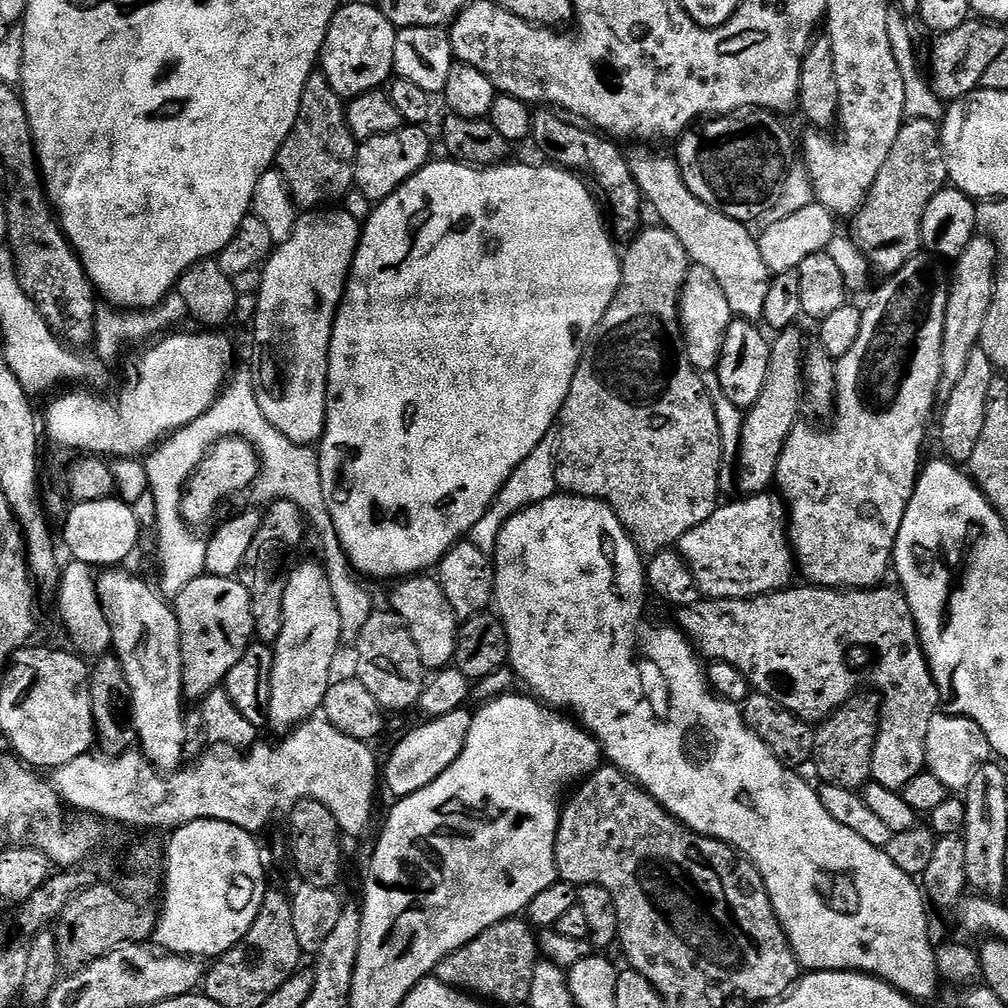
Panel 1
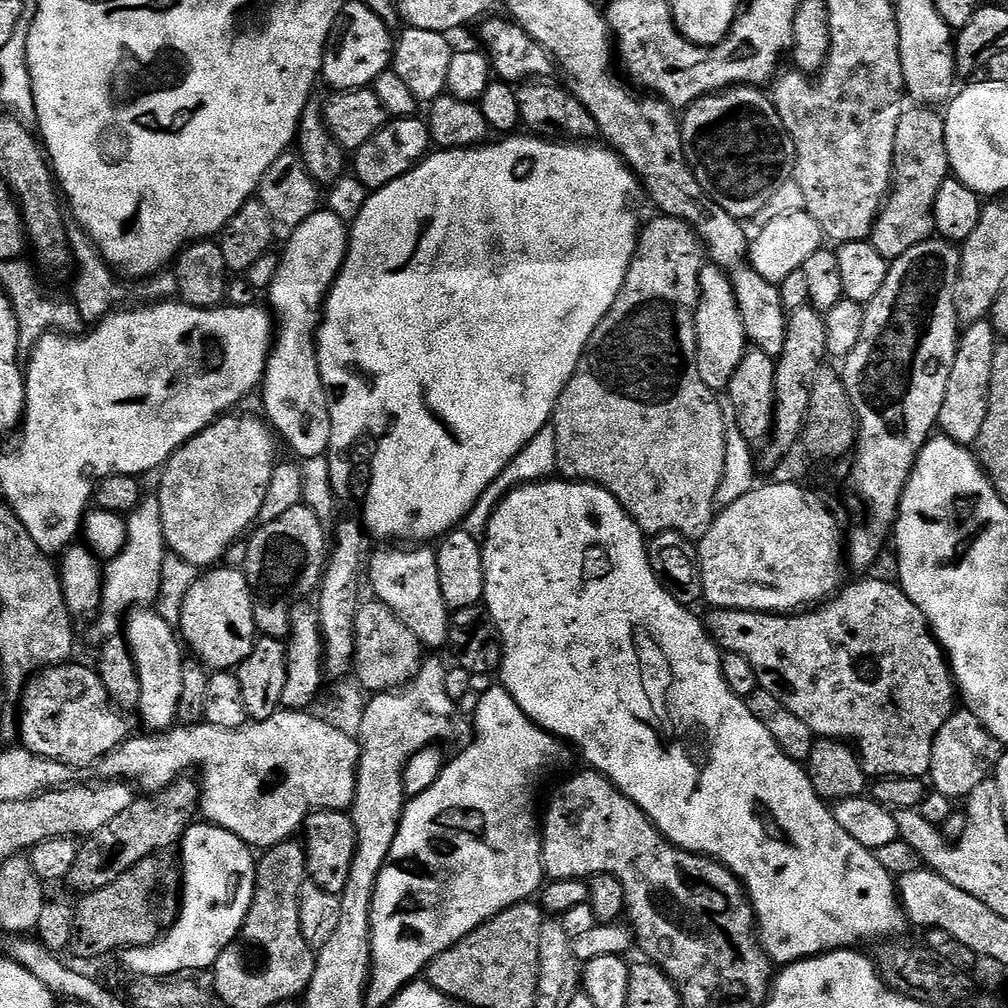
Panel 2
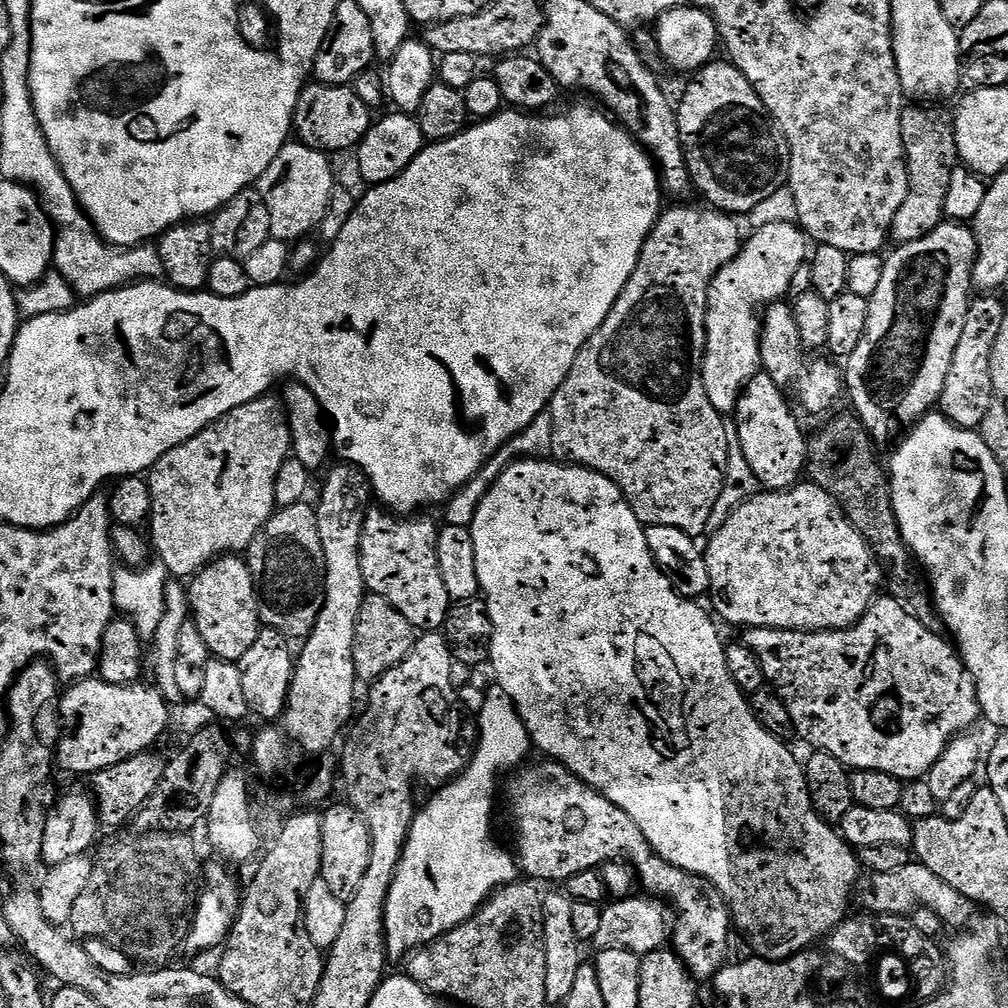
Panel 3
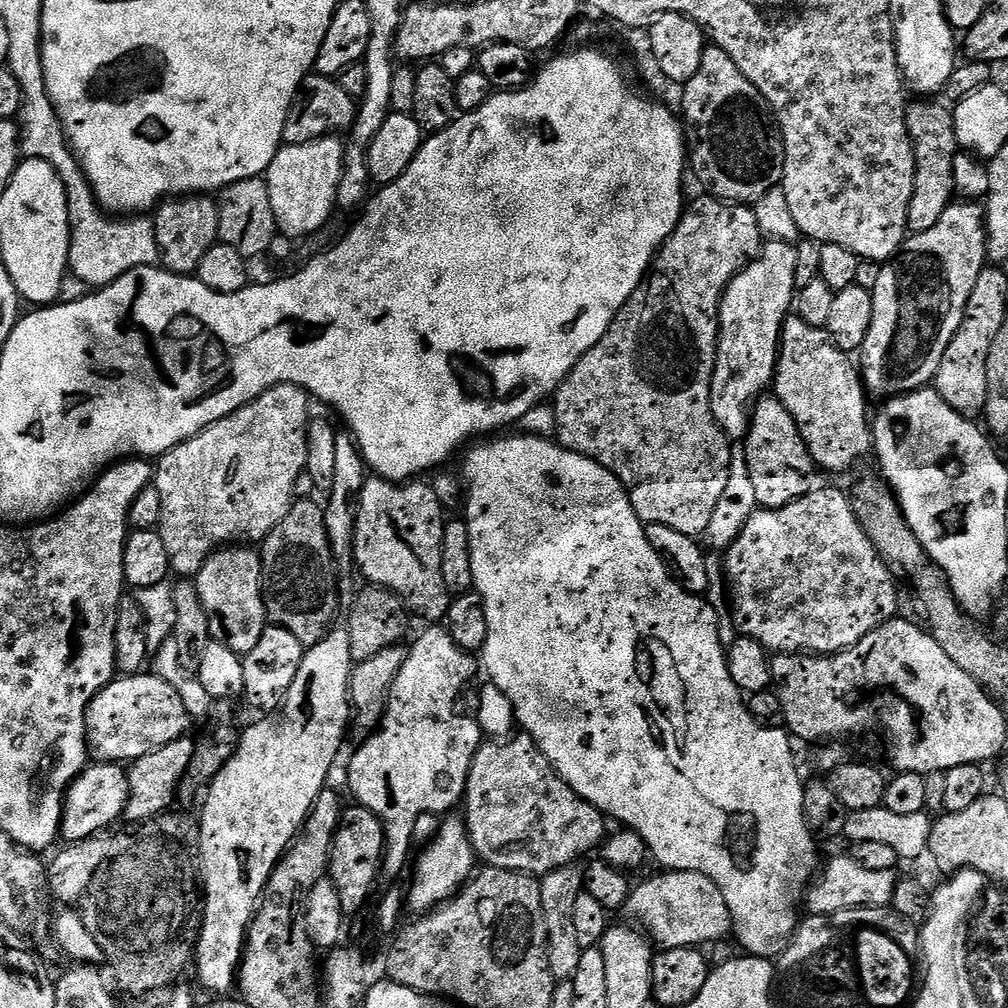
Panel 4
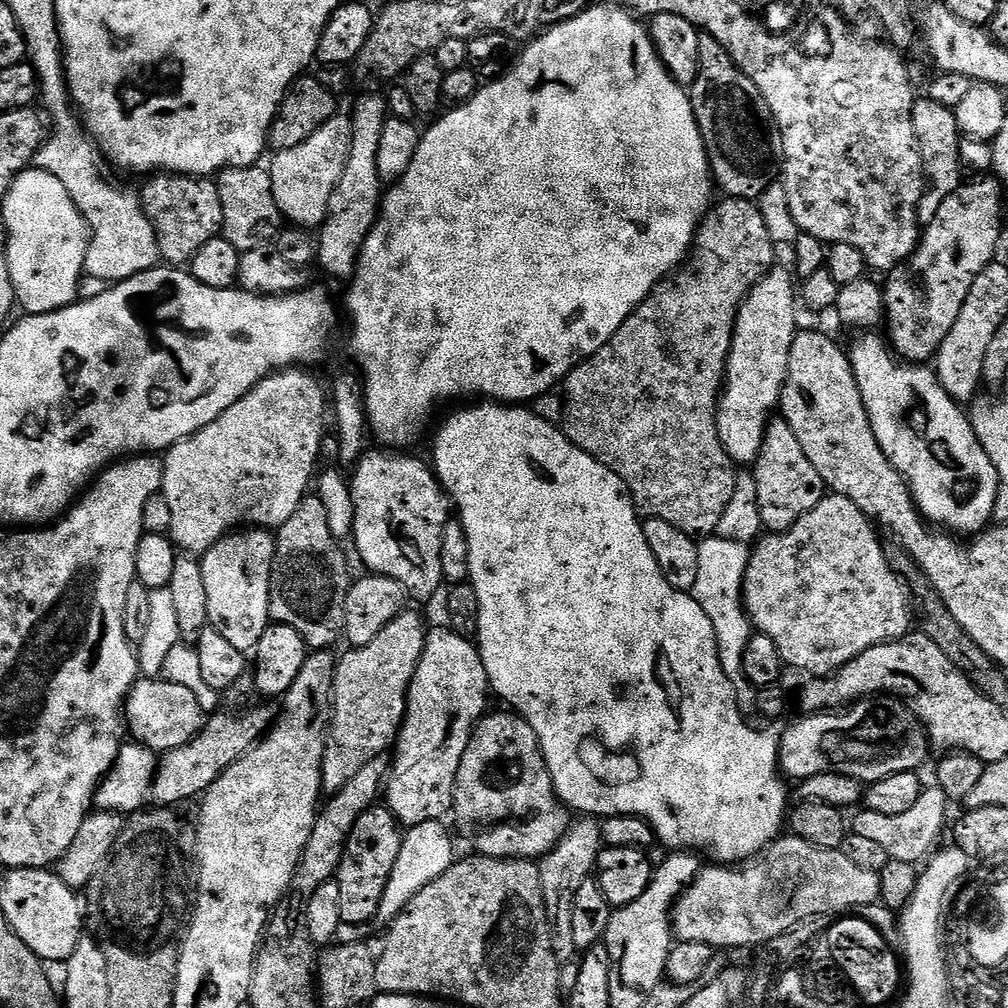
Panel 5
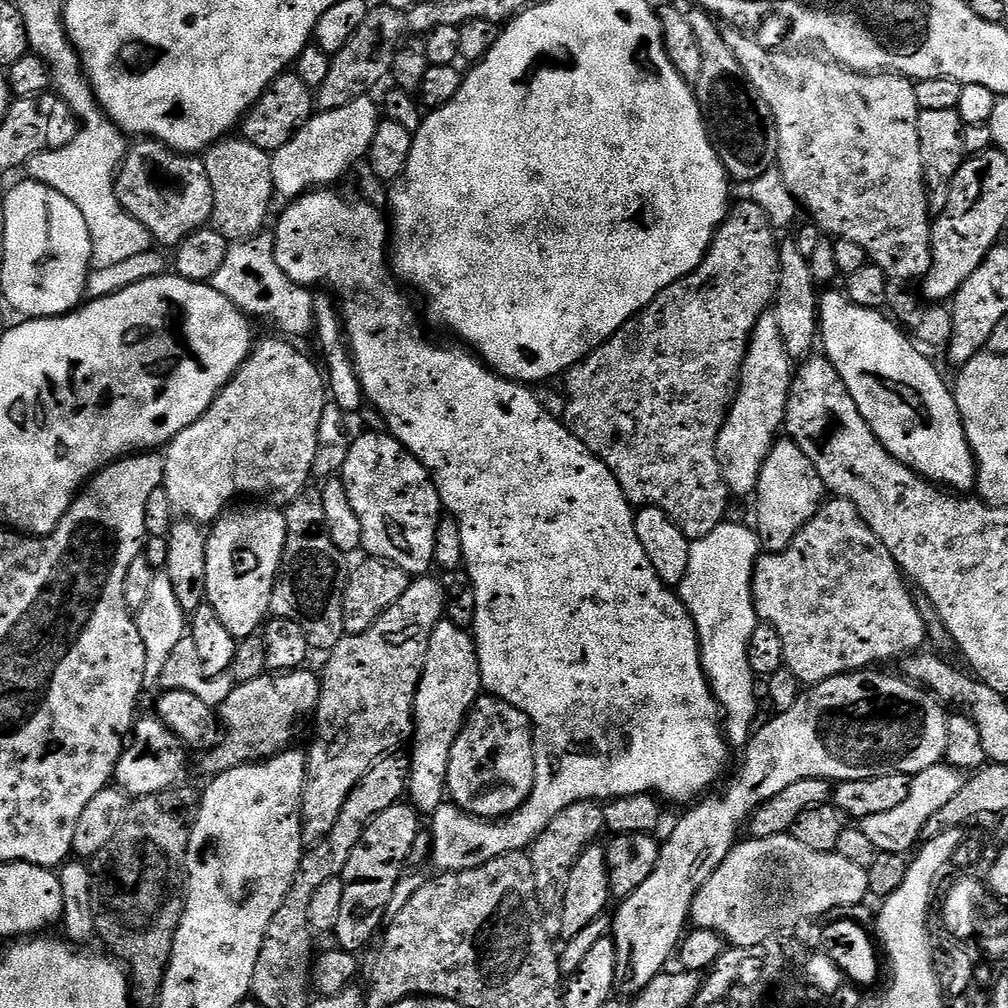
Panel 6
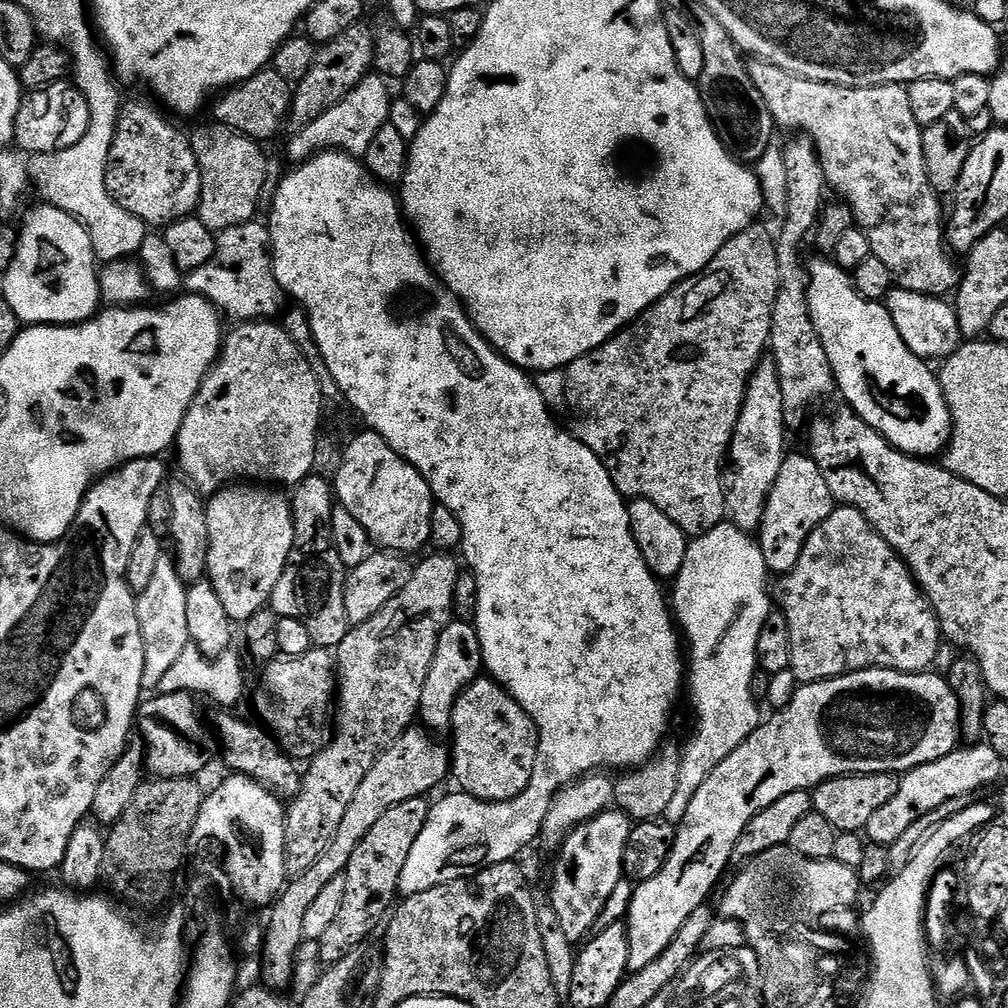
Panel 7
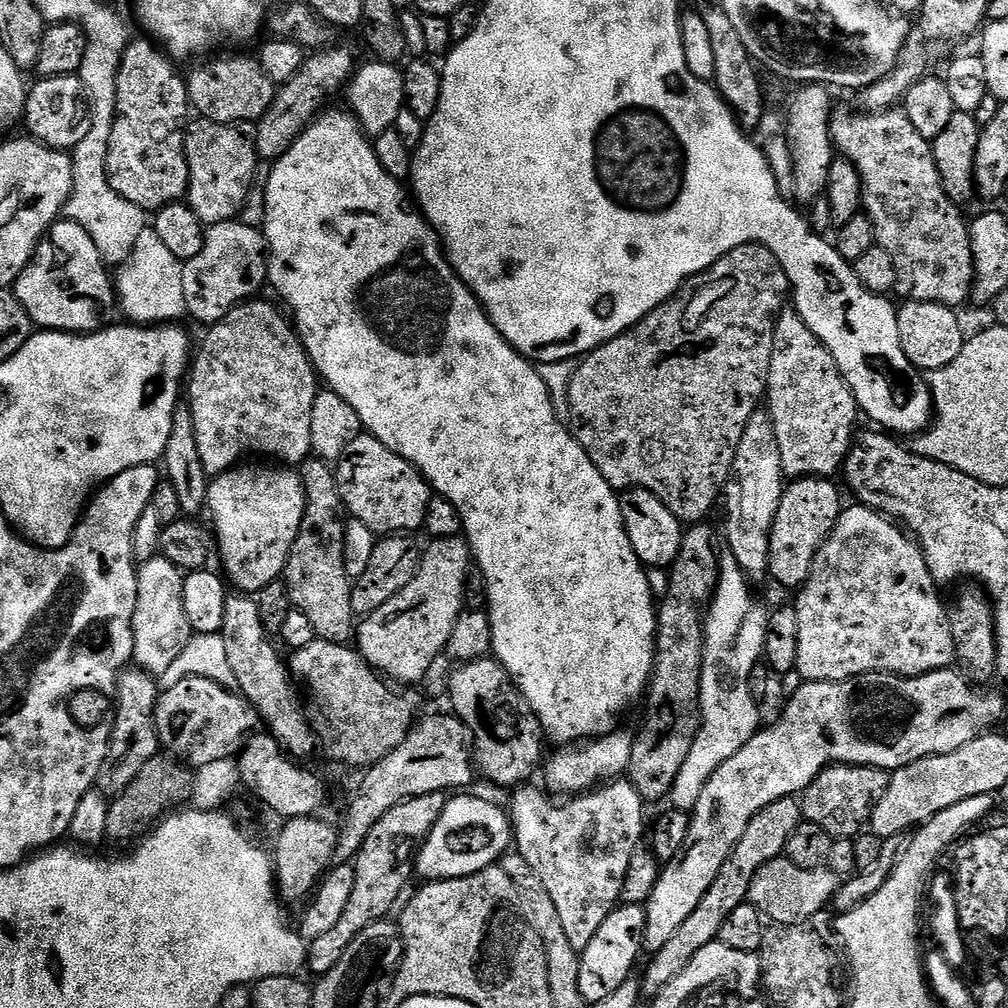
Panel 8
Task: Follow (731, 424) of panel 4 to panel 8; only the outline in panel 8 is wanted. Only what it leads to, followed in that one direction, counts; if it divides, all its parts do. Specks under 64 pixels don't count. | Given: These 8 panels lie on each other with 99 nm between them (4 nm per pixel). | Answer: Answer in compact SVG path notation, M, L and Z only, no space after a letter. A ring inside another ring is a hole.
M758 410L750 418L746 430L740 439L740 445L736 451L736 460L732 464L732 473L722 492L722 508L728 513L724 516L724 536L728 539L727 555L733 556L744 575L749 581L765 579L768 576L768 546L770 544L769 532L774 522L774 514L778 510L778 502L782 498L786 487L784 467L778 454L778 444L774 438L772 420L767 411Z

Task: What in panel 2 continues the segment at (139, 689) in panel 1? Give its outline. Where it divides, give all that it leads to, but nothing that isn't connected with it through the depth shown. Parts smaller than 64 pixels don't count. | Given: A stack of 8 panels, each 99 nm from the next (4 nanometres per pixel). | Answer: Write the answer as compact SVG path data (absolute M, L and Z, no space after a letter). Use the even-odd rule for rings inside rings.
M140 606L129 611L126 622L127 620L126 639L136 663L140 683L138 715L152 727L149 729L167 730L177 723L176 711L182 696L182 674L186 652L182 647L181 637L177 629L166 622L166 618L162 618L159 612L148 606Z

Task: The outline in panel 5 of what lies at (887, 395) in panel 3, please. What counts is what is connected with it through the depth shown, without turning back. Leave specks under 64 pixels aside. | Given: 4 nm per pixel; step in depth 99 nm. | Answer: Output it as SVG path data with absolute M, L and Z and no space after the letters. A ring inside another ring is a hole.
M984 174L961 183L959 188L942 202L934 222L923 229L920 242L915 252L904 263L887 273L888 284L883 285L884 310L886 313L887 339L890 347L901 361L911 362L917 366L931 361L942 346L942 338L950 334L950 326L958 318L958 310L962 310L962 302L966 302L966 294L970 294L970 286L974 286L974 278L986 270L986 266L997 259L996 247L1000 244L1000 227L1004 224L1004 192L1005 185L995 175Z

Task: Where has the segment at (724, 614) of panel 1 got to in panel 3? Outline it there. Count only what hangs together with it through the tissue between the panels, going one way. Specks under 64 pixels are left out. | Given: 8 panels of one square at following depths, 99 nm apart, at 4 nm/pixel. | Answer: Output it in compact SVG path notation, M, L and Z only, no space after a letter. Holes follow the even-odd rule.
M883 596L873 600L864 617L848 628L839 628L833 632L791 632L785 628L749 628L743 633L742 643L756 653L756 657L762 662L765 681L771 685L776 695L781 696L786 702L786 710L790 710L795 735L797 737L800 735L809 744L809 749L819 750L838 758L838 762L842 762L849 770L882 770L882 774L894 774L894 778L911 782L927 777L932 767L942 758L948 744L959 736L962 730L977 727L982 711L976 693L976 683L964 667L959 651L947 639L944 641L938 633L931 632L914 613L907 612L898 601Z

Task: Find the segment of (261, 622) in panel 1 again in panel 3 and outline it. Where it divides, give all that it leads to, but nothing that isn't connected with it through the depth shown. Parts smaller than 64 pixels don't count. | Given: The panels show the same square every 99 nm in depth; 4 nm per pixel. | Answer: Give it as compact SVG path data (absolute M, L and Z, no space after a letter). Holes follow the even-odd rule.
M303 502L273 512L271 518L264 523L264 529L248 545L246 559L250 574L254 578L256 599L260 602L261 621L293 641L303 641L318 622L318 614L324 605L326 586L326 558L322 554L322 537L318 534L315 507L311 503Z

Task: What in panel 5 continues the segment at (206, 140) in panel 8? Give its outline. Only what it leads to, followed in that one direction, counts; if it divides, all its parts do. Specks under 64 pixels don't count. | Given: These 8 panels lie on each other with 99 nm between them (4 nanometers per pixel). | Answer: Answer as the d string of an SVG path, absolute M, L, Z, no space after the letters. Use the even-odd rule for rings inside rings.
M260 167L225 168L218 176L224 219L222 235L242 254L275 241L276 231L277 236L281 231L282 217L274 202L272 173L267 167Z

